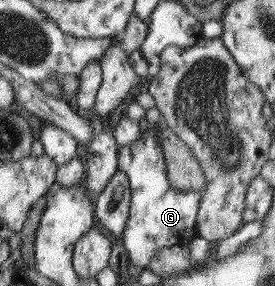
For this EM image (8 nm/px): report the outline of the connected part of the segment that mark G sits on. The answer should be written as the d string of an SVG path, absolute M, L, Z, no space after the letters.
M144 122L140 137L134 143L117 149L118 169L123 169L128 174L132 189L131 212L121 238L130 261L141 270L147 269L143 265L143 253L147 247L151 247L147 257L153 257L155 249L169 248L179 243L181 237L191 239L195 236L195 217L200 211L201 199L204 199L202 191L185 192L171 188L167 180L167 165L163 159L164 149L160 143L158 126L160 123Z

